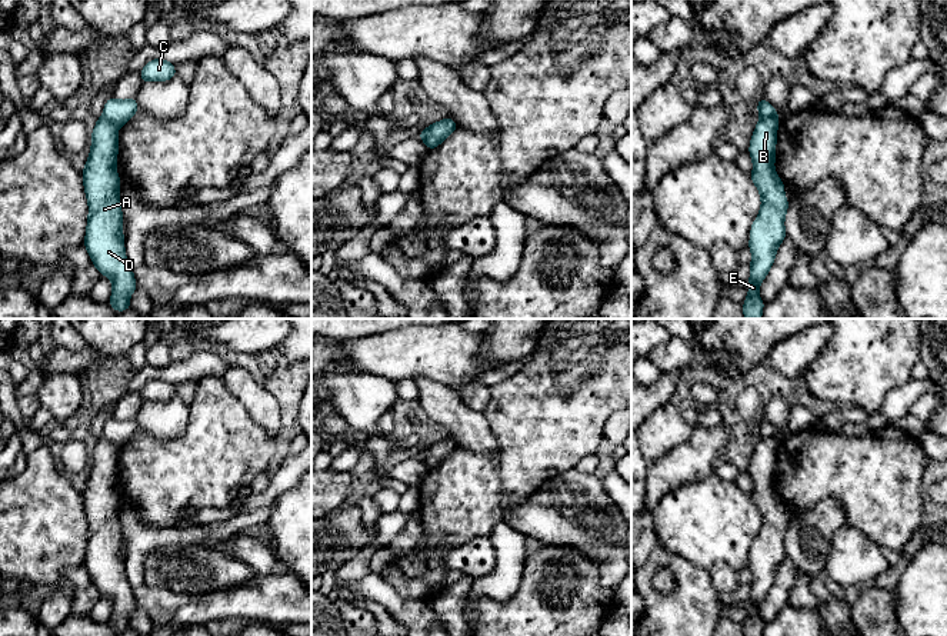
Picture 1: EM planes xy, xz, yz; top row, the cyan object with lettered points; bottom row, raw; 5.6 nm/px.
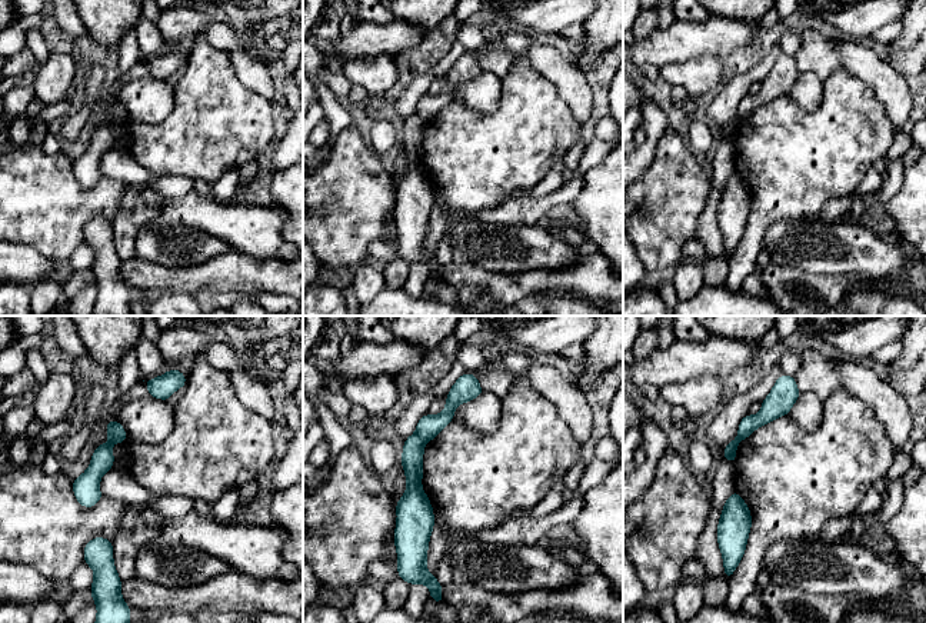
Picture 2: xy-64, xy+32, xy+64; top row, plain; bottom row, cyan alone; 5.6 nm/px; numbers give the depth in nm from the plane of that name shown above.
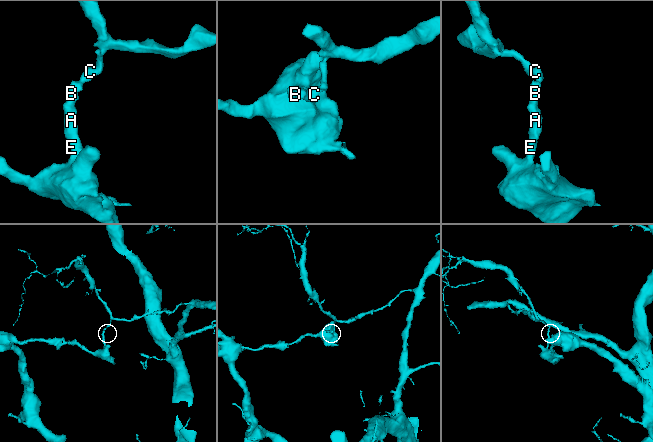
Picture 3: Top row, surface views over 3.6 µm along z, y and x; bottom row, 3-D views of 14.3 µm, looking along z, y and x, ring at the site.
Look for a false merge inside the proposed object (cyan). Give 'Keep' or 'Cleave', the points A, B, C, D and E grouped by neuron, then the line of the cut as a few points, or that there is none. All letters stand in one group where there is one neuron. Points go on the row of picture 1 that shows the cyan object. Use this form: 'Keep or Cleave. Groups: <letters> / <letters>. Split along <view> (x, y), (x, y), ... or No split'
Cleave. Groups: A B D E / C. Split along yz (762, 117), (774, 117), (777, 120)

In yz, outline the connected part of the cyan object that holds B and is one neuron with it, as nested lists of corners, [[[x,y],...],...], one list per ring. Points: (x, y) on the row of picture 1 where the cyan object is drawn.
[[[771,117],[760,119],[750,140],[748,154],[751,156],[754,167],[750,179],[758,189],[761,209],[757,219],[753,222],[750,232],[748,249],[751,250],[753,259],[750,263],[748,294],[743,303],[744,319],[761,319],[766,303],[758,297],[758,287],[774,263],[777,247],[787,237],[784,217],[787,214],[788,200],[784,194],[784,183],[774,172],[778,123],[777,119]]]

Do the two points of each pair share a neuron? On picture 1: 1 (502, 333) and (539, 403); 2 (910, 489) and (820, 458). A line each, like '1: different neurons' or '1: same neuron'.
1: different neurons
2: same neuron

